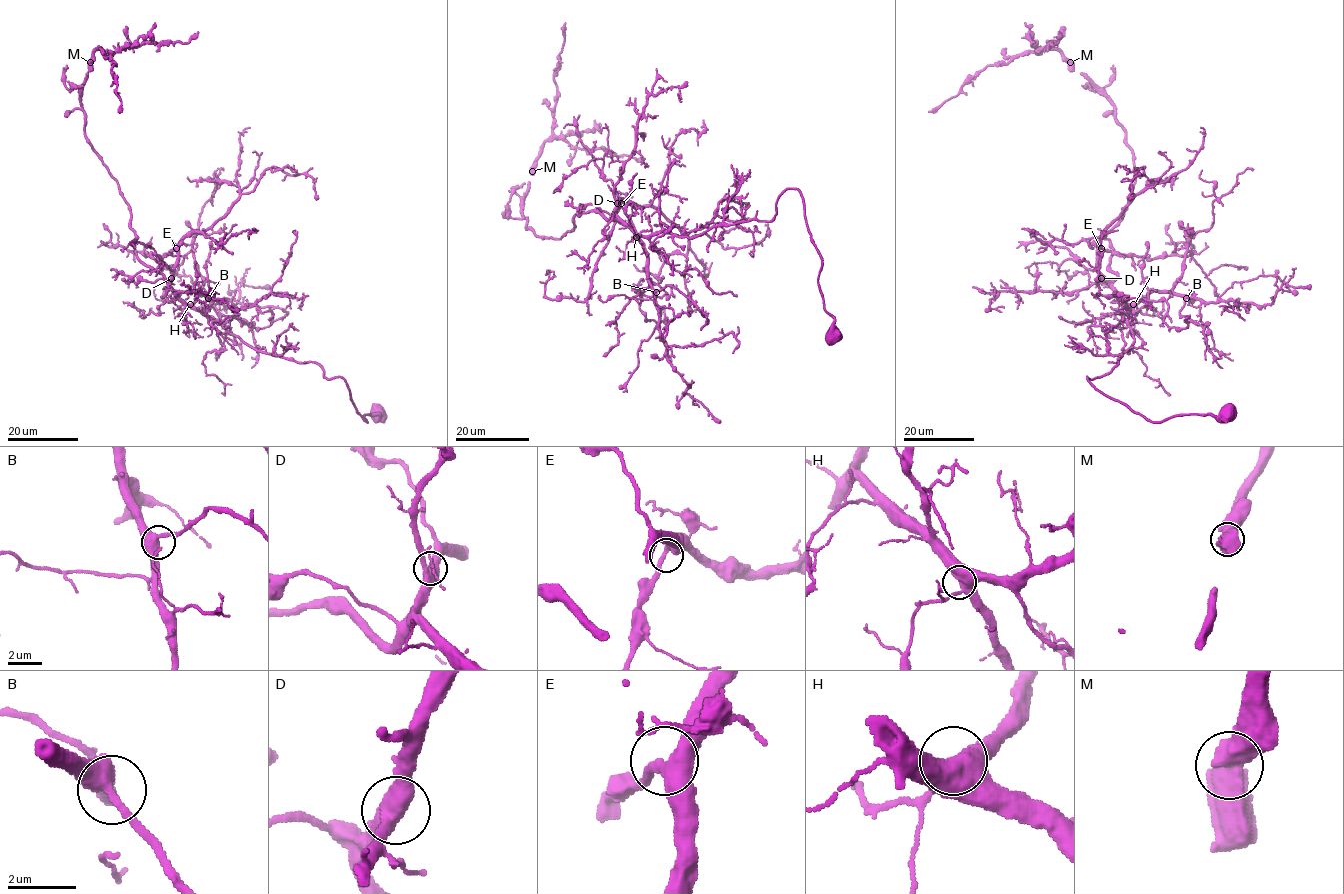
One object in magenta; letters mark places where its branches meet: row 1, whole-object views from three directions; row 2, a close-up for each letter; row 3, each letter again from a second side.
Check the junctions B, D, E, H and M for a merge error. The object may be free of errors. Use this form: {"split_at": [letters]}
{"split_at": []}

